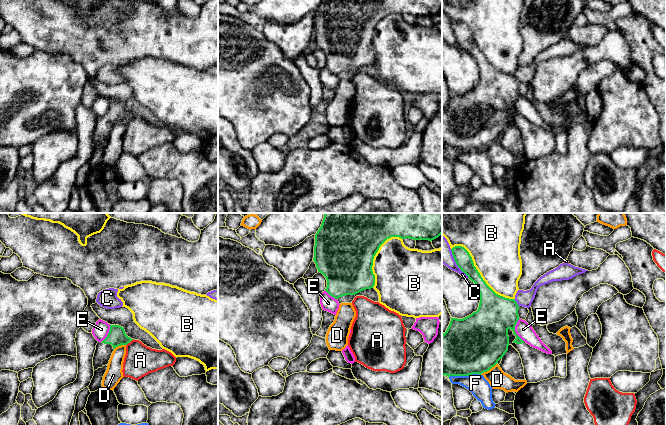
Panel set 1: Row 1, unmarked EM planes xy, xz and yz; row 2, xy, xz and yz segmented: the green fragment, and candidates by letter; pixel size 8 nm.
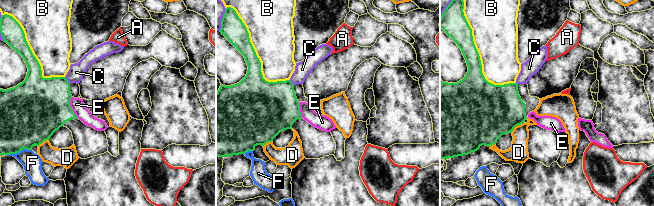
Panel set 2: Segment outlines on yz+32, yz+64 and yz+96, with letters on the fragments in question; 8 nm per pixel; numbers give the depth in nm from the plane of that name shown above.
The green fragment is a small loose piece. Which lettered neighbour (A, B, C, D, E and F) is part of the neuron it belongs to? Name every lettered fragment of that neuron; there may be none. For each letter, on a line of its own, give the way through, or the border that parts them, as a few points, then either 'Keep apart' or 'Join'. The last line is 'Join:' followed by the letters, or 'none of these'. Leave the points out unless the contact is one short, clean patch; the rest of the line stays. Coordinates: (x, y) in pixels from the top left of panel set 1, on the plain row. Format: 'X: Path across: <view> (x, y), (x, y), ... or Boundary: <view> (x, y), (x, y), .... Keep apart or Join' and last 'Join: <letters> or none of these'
A: Keep apart
B: Keep apart
C: Keep apart
D: Keep apart
E: Keep apart
F: Keep apart
Join: none of these

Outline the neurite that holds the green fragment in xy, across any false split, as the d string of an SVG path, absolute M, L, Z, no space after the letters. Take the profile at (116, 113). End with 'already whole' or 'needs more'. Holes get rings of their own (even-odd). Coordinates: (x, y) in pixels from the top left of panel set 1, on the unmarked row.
M110 101L110 106L107 113L98 118L93 133L94 147L109 139L114 125L121 121L127 121L133 115L128 113L123 103L119 101Z | needs more

